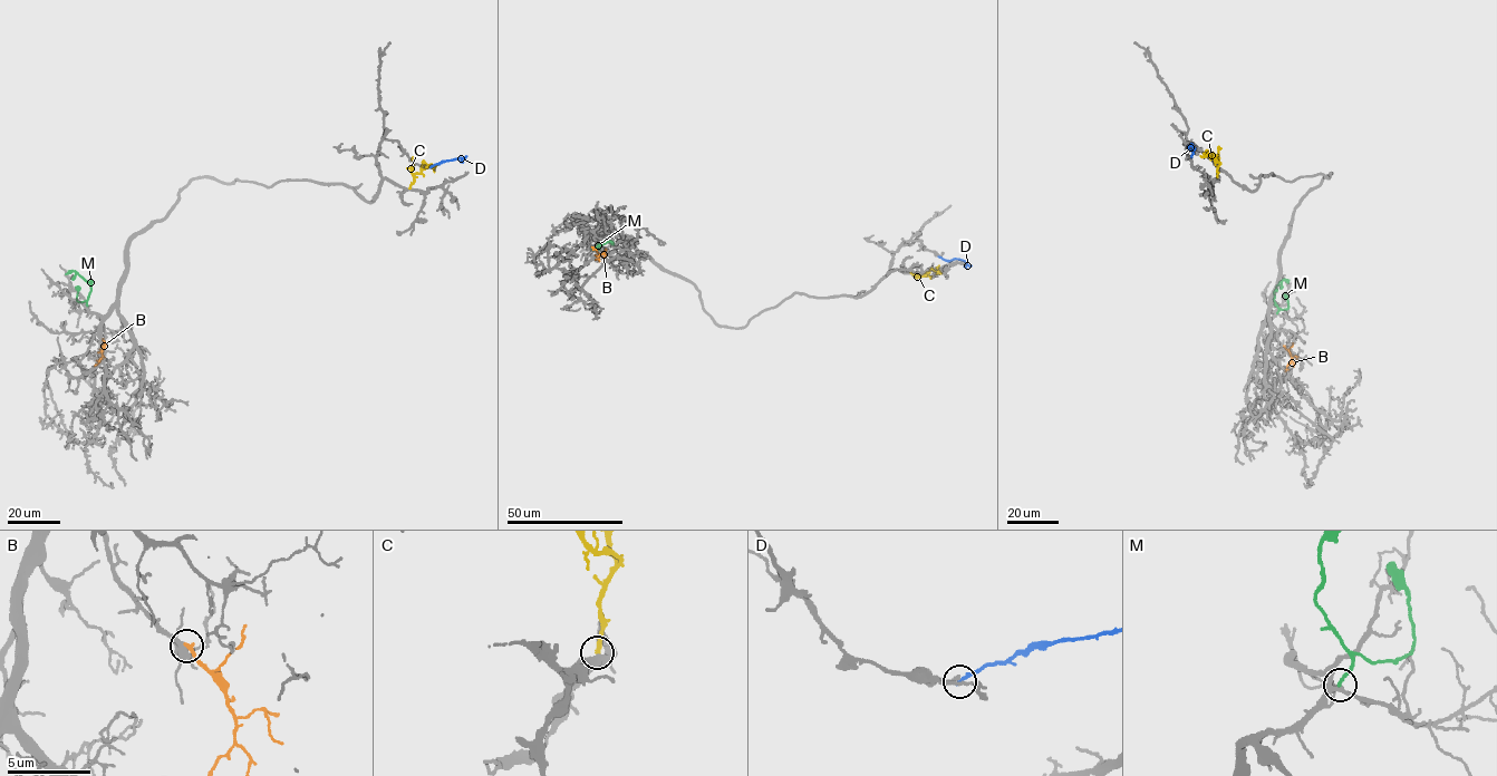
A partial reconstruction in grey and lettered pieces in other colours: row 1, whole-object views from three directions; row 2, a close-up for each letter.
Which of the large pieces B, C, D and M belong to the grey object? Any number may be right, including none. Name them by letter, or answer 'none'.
B

